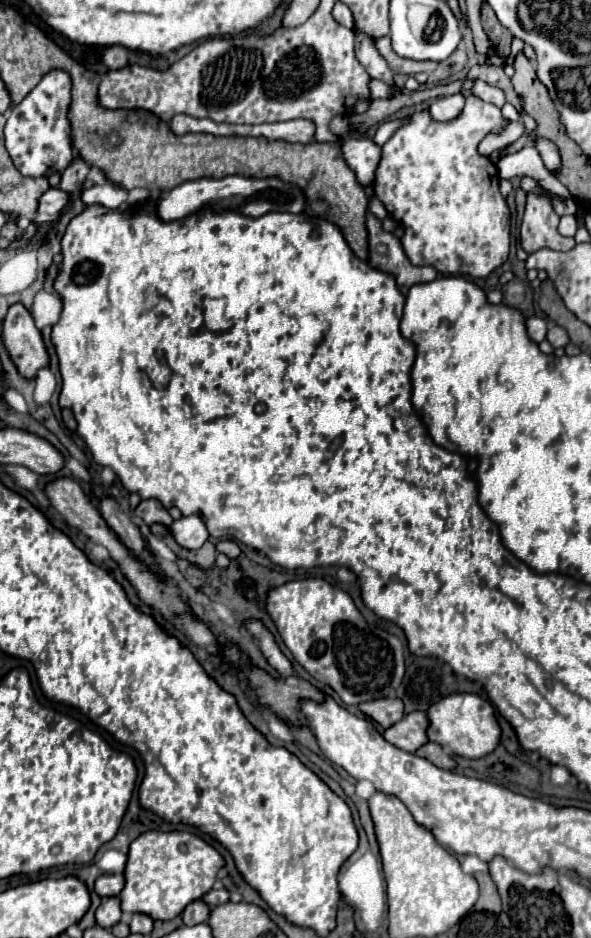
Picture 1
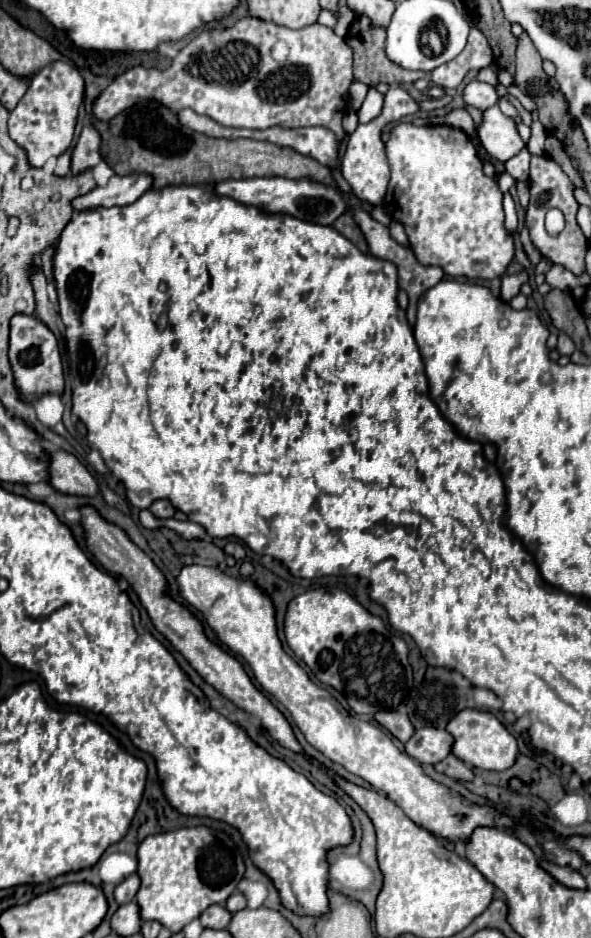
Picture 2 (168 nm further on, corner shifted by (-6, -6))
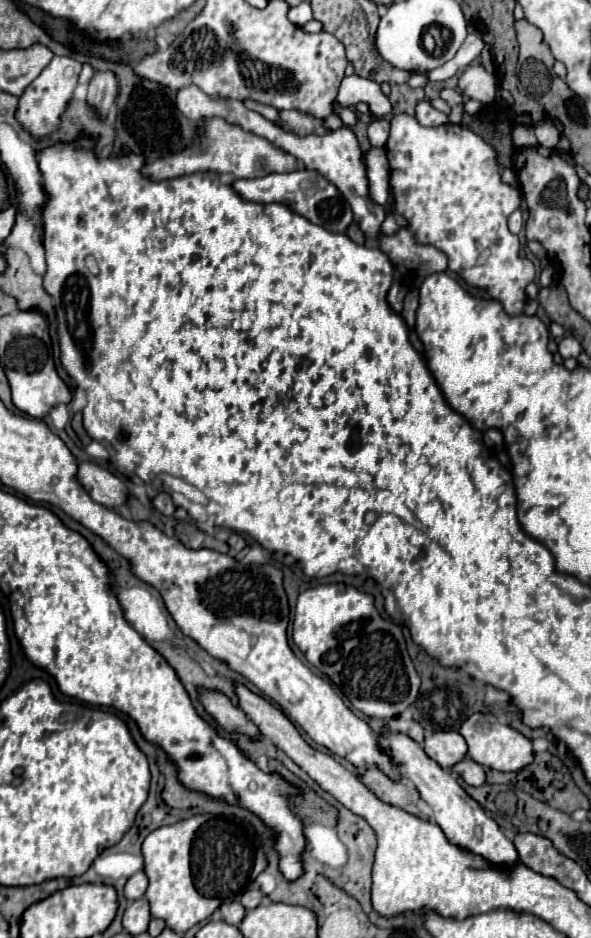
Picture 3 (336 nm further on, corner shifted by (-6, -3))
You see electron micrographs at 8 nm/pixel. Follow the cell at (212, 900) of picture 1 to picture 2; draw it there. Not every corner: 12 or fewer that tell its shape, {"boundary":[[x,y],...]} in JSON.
{"boundary":[[241,892],[227,898],[225,908],[229,912],[245,908],[245,896]]}

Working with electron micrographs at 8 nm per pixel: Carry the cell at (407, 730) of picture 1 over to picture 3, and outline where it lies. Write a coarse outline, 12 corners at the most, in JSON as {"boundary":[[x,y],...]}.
{"boundary":[[457,731],[425,737],[423,749],[443,769],[467,755]]}

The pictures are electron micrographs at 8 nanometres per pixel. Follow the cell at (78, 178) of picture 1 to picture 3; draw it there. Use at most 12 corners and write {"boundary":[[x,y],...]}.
{"boundary":[[95,71],[87,101],[105,119],[117,97],[113,71]]}

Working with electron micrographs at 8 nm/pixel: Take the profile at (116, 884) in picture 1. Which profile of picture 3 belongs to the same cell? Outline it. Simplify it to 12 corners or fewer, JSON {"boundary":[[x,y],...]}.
{"boundary":[[143,871],[129,877],[125,897],[141,899],[149,885]]}

